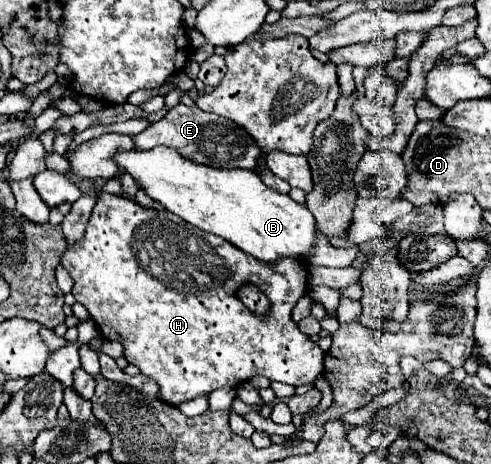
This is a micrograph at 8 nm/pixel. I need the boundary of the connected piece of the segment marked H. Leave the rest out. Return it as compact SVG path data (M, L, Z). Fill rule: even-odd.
M102 192L98 196L98 202L96 202L96 206L92 210L92 216L90 216L90 220L86 224L86 238L82 238L82 242L78 242L78 246L70 246L64 252L62 264L66 266L66 270L70 272L70 276L74 280L74 288L72 288L74 298L88 308L90 318L100 326L98 330L100 330L102 338L116 340L116 342L122 344L124 358L128 360L128 364L138 366L144 376L152 378L158 384L160 396L162 396L164 402L170 402L170 404L178 406L182 400L190 400L190 398L200 396L200 394L210 394L216 388L222 388L226 384L236 386L236 384L246 382L246 380L250 380L254 376L264 376L268 380L278 380L278 382L290 384L290 386L302 386L302 384L314 384L316 378L322 374L324 352L318 348L316 342L312 342L306 334L302 334L298 330L298 326L290 318L292 308L296 306L296 302L308 290L308 264L298 262L298 258L282 258L282 262L258 262L256 258L250 258L250 254L242 254L242 250L234 250L234 246L230 246L230 242L222 242L222 238L218 238L214 234L202 234L202 230L198 230L196 226L190 226L188 222L182 222L182 218L178 218L178 216L166 212L166 210L142 208L134 200L130 200L126 196L116 196L116 194ZM246 282L258 286L266 294L266 298L270 300L270 312L266 316L256 316L236 296L238 288L244 286Z

